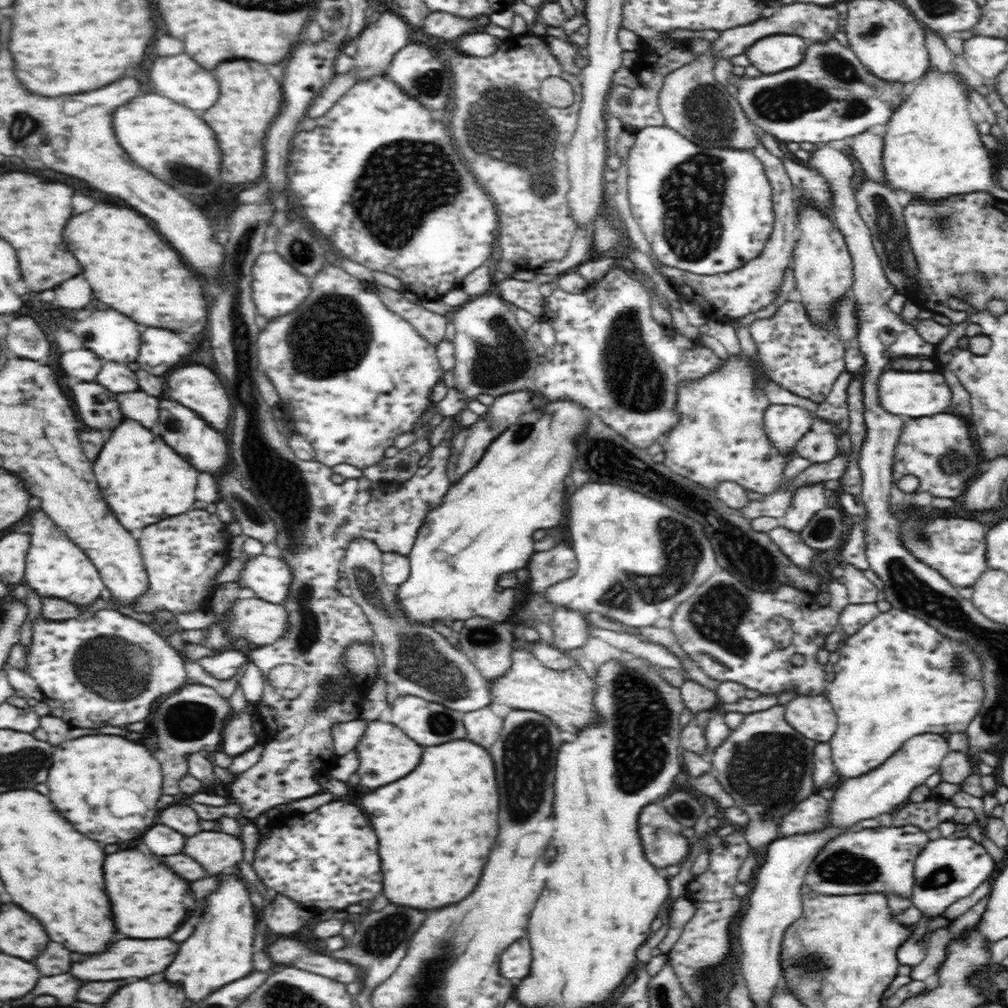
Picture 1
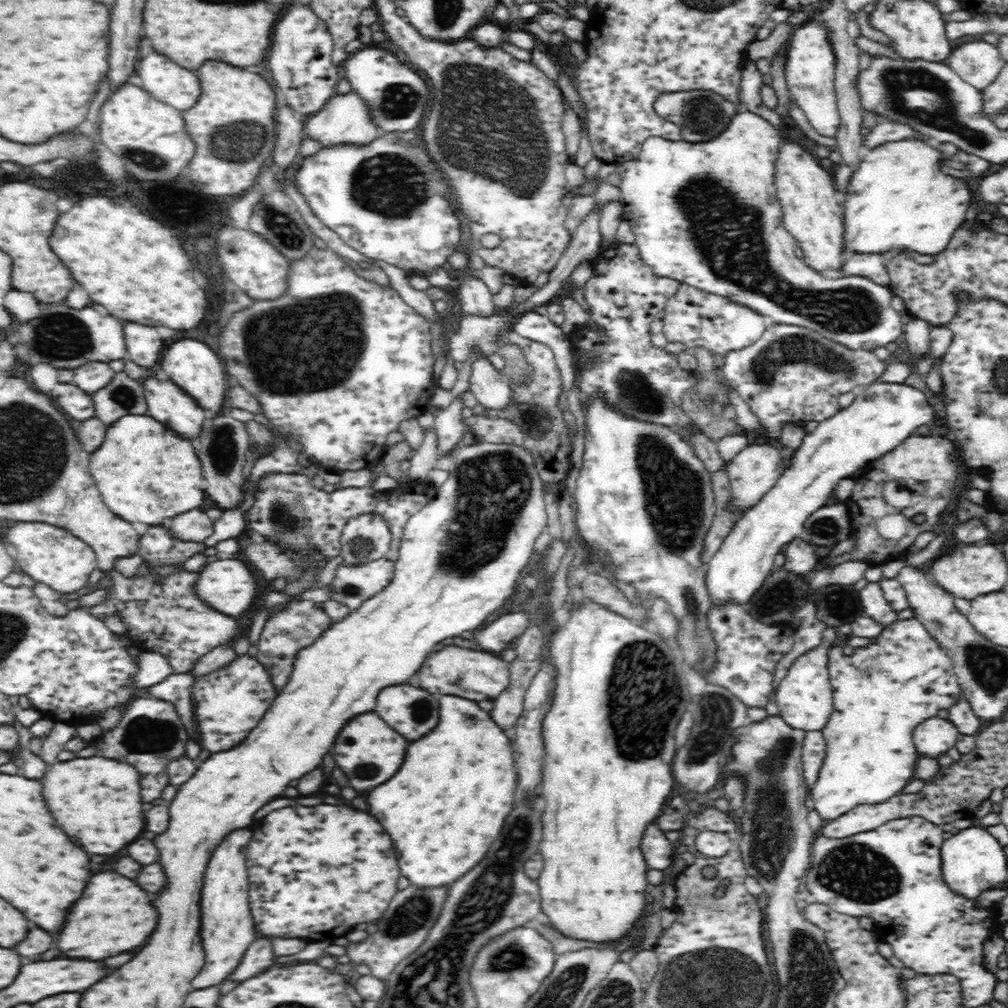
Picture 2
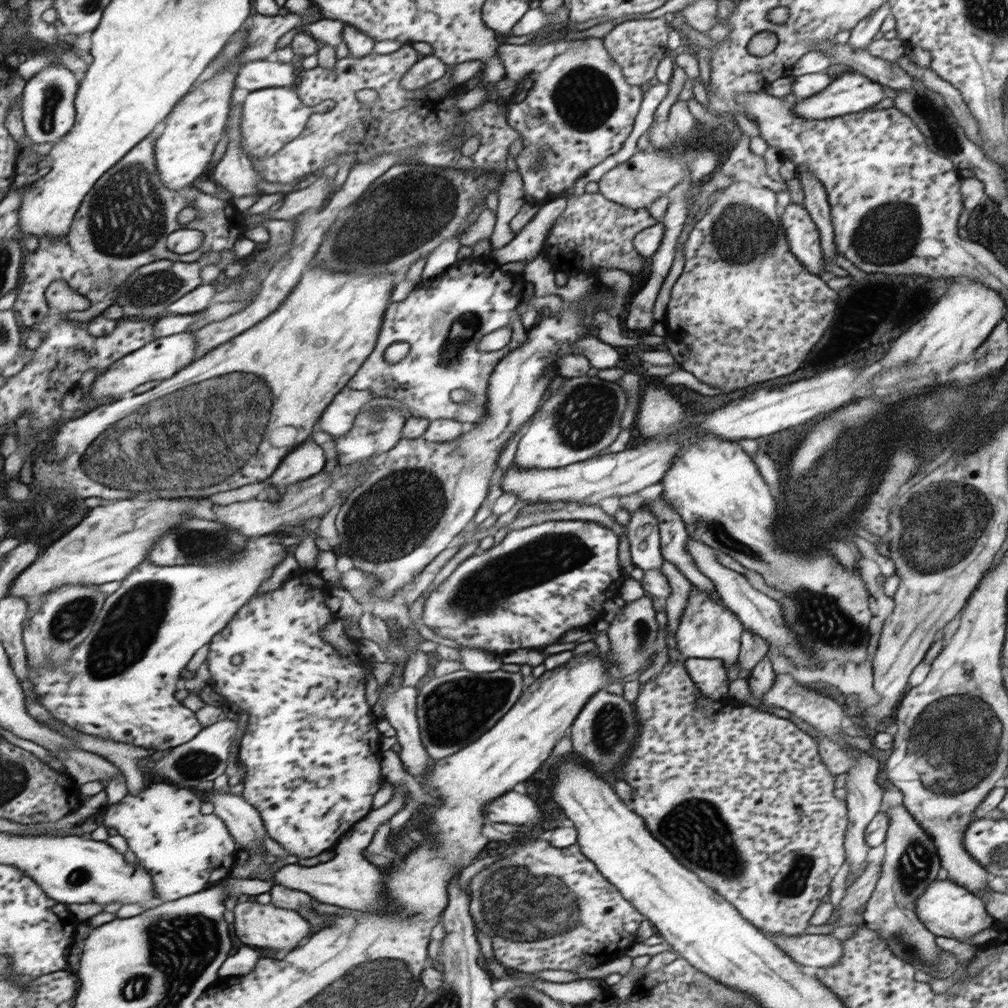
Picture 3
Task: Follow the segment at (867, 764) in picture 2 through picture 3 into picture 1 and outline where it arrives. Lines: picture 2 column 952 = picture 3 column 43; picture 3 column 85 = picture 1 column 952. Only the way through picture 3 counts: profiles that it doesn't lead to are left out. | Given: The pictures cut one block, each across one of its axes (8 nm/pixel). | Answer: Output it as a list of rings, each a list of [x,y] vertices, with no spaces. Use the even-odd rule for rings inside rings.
[[[896,608],[890,609],[888,612],[880,613],[876,618],[873,618],[868,624],[864,625],[856,634],[849,636],[844,640],[844,644],[837,649],[839,660],[833,664],[834,671],[829,676],[828,685],[826,686],[826,696],[828,696],[833,709],[837,716],[837,727],[834,734],[829,740],[832,753],[832,764],[834,765],[834,775],[838,774],[840,782],[848,779],[858,778],[863,774],[870,773],[871,770],[878,769],[888,758],[895,755],[900,748],[903,748],[905,742],[917,734],[942,734],[943,732],[964,732],[968,725],[972,722],[972,718],[976,716],[976,712],[980,710],[984,702],[984,689],[980,683],[980,672],[982,665],[976,660],[976,654],[972,649],[964,643],[958,643],[954,639],[944,637],[940,632],[936,632],[934,627],[930,627],[928,623],[908,614],[907,612]]]

